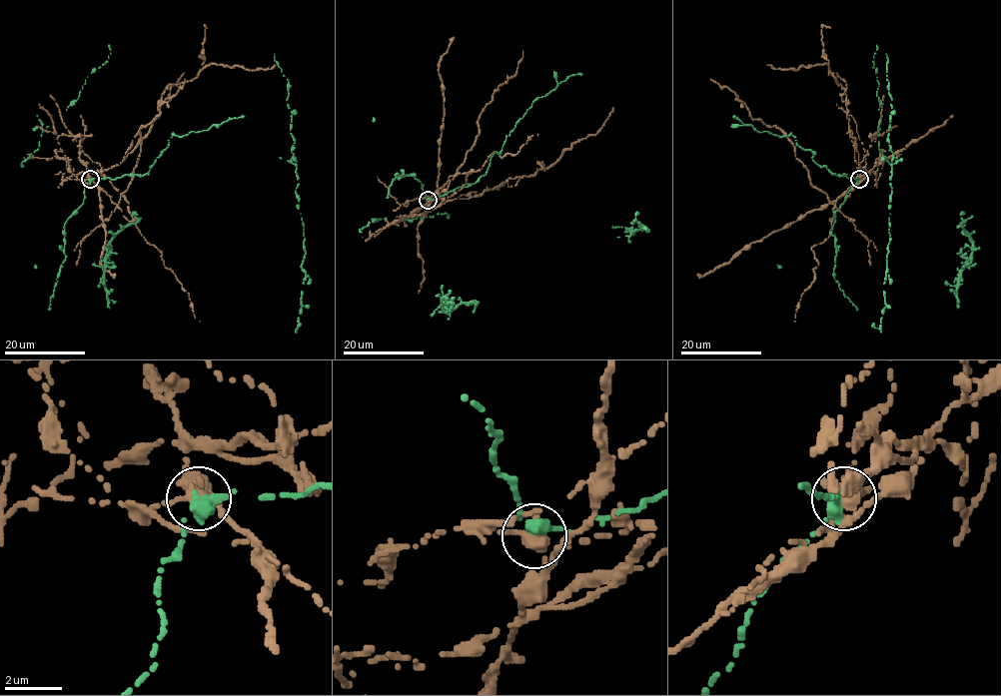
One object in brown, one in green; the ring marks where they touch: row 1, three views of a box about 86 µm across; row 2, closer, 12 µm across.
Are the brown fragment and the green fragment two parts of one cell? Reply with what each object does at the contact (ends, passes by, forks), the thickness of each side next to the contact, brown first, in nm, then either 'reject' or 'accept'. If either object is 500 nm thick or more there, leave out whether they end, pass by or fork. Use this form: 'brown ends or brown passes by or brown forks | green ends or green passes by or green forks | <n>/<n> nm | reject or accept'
300/500 nm | reject

